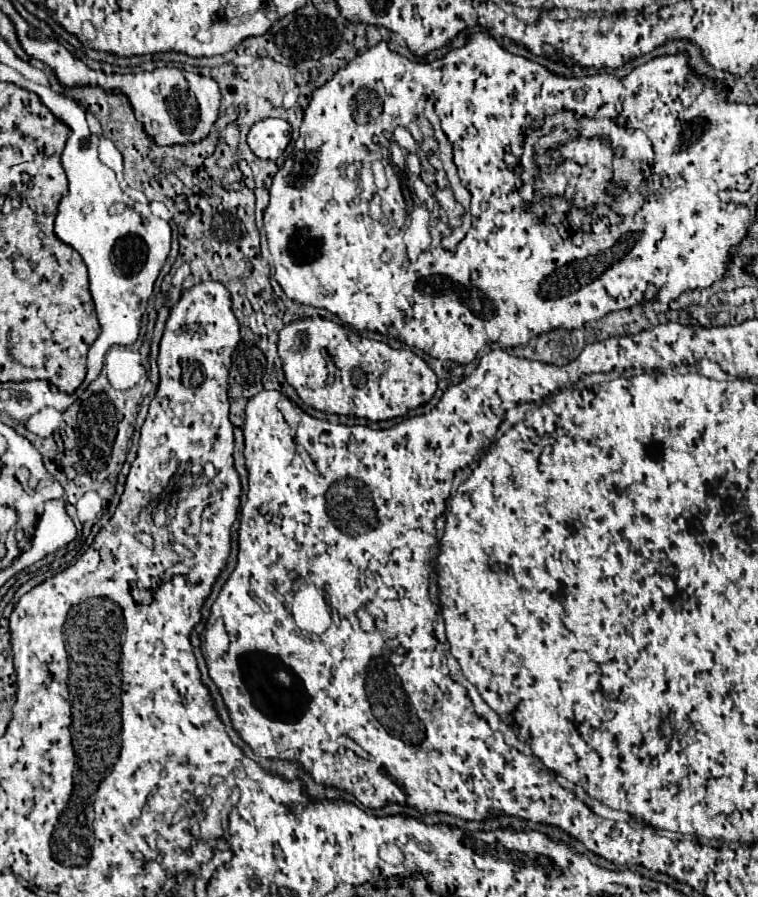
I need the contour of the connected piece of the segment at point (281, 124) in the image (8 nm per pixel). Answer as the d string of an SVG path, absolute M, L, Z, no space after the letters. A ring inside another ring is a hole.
M265 118L247 134L247 144L257 158L275 160L279 158L291 140L291 126L281 118Z

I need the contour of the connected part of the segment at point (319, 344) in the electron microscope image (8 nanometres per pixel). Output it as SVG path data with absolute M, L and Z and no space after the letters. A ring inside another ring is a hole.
M299 318L287 324L279 332L277 348L283 362L285 378L297 390L303 404L327 414L357 416L371 422L391 420L407 414L409 410L415 410L417 406L427 404L437 390L435 372L411 350L395 350L383 342L361 338L349 328L335 324L327 318Z

